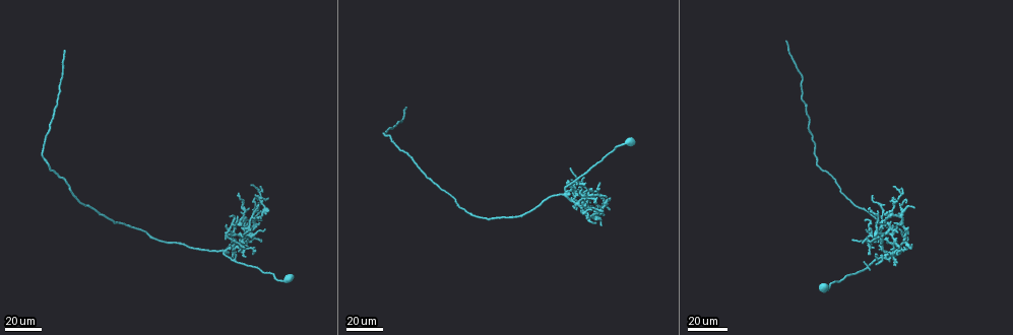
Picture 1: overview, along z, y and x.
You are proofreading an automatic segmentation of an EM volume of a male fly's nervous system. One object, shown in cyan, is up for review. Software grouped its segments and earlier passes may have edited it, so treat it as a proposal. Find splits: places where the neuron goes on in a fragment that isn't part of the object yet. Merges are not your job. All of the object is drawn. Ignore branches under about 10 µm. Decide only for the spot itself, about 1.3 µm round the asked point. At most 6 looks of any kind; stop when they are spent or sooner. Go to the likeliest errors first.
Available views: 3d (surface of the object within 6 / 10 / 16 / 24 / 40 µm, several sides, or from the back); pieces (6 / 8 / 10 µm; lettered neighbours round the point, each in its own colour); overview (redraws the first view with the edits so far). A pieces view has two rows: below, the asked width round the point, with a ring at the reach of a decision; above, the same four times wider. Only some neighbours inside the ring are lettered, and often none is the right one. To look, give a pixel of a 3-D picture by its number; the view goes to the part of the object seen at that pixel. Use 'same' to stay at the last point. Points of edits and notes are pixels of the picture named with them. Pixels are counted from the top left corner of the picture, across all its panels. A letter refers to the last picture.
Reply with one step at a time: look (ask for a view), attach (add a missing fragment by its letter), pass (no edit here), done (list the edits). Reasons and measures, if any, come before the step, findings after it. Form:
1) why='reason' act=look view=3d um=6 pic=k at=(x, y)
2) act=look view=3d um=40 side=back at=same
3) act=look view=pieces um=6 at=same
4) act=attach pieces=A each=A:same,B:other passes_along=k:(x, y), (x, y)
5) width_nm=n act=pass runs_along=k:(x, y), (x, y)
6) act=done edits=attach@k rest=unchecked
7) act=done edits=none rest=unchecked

why='branch stops here' act=look view=3d um=24 pic=1 at=(787, 41)

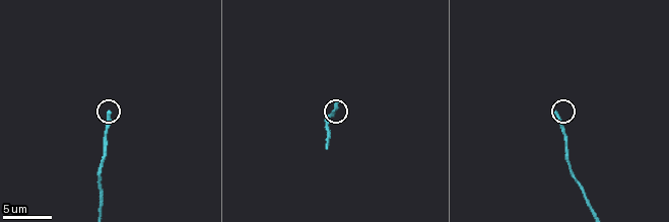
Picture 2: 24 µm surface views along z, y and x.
why='what lies round it' act=look view=pieces um=10 pic=2 at=(110, 111)

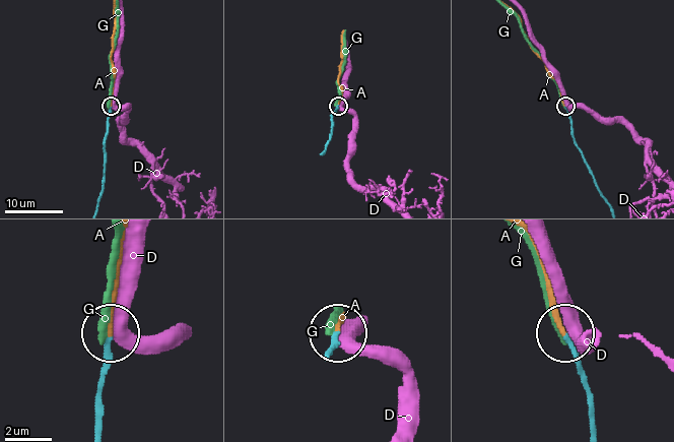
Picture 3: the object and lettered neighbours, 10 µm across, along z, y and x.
act=attach pieces=A each=A:same,D:other,G:other passes_along=3:(108, 121), (115, 20) found='the neuron continues'

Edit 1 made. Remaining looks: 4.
why='redraw' act=look view=overview

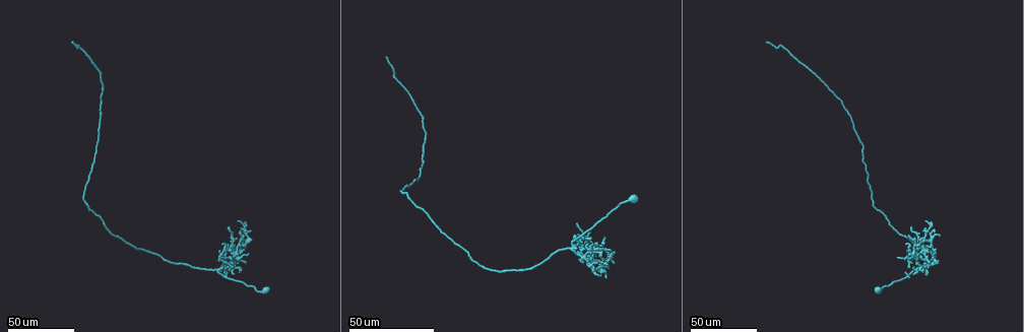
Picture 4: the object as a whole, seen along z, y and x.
why='thick end' act=look view=3d um=24 pic=4 at=(387, 58)

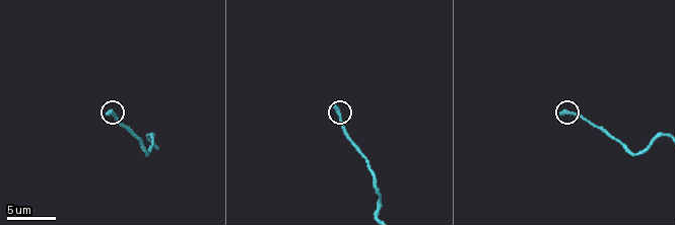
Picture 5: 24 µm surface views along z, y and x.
why='closer look' act=look view=3d um=6 pic=5 at=(562, 112)

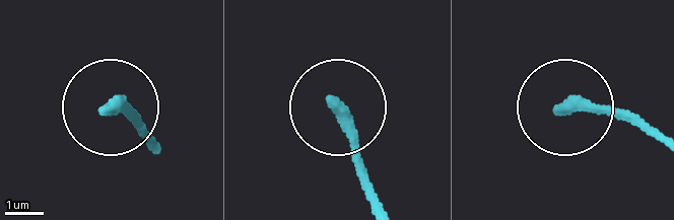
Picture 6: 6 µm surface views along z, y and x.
why='what lies round it' act=look view=pieces um=6 pic=6 at=(109, 108)

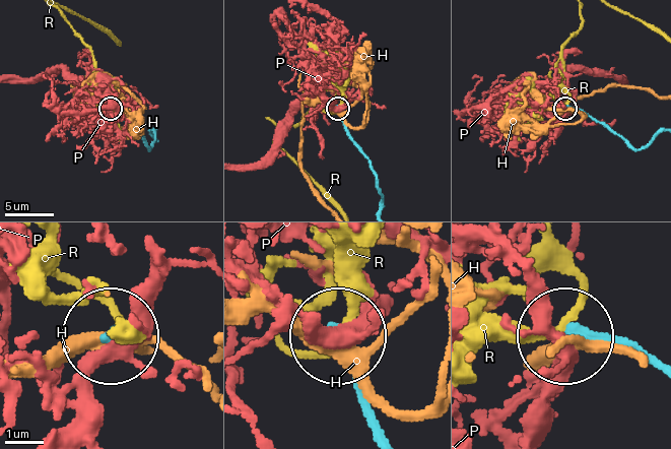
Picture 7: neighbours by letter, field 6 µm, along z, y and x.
act=pass each=H:other,P:other,R:other runs_along=7:(380, 205), (382, 196), (377, 174), (347, 130), (339, 109) found='no lettered fragment goes on from it'

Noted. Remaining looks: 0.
act=done edits=attach@3 rest=unchecked

